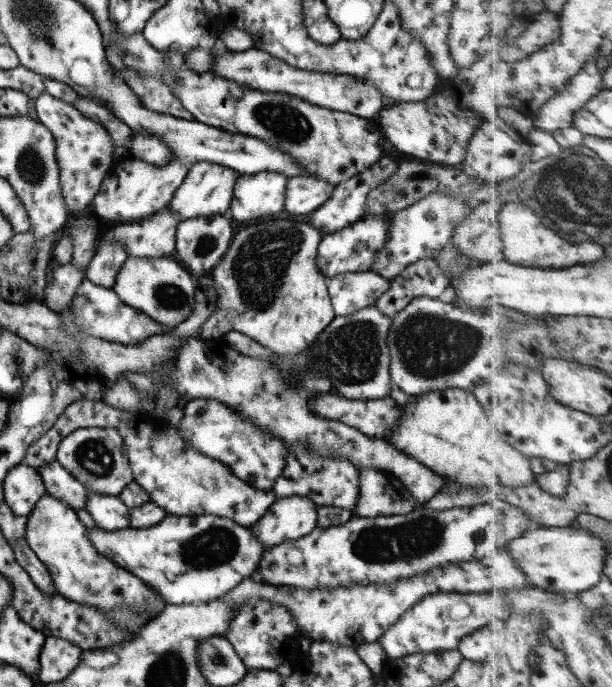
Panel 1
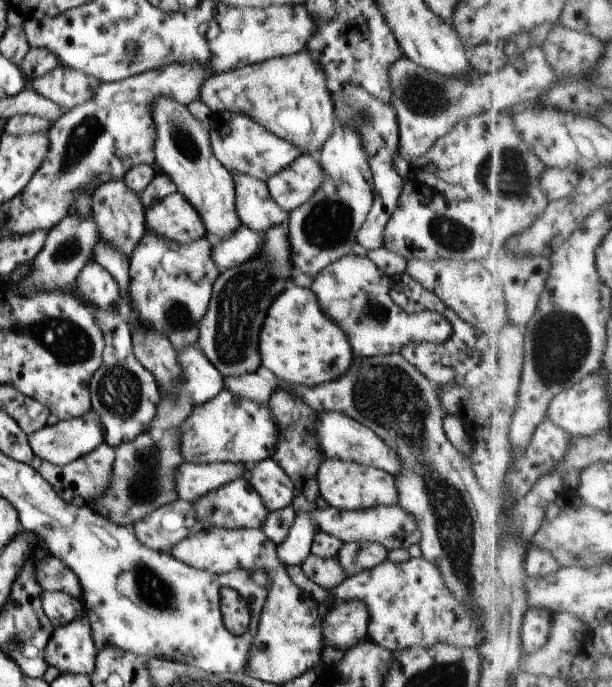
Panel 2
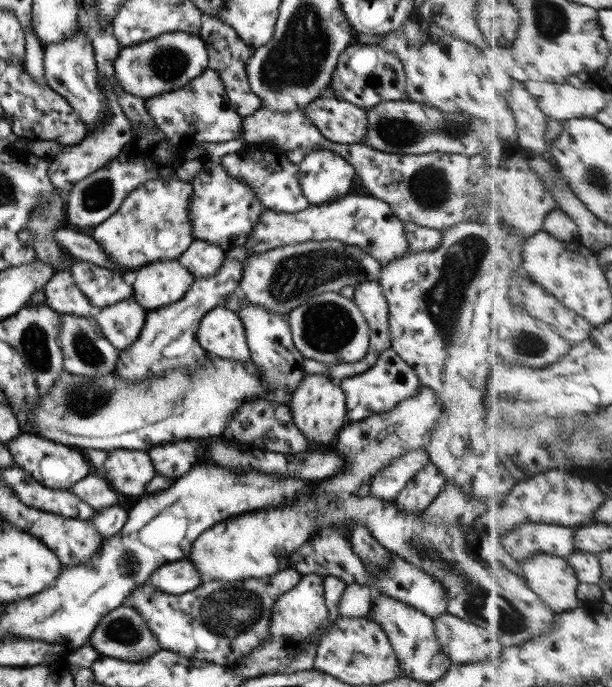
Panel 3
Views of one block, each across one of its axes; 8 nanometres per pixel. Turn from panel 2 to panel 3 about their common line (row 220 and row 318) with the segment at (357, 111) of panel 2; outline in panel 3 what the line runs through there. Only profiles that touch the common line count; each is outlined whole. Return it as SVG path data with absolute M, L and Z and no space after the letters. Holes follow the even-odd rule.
M377 281L364 282L364 284L358 284L354 290L354 298L352 299L360 309L360 312L364 315L366 319L366 324L370 329L369 334L369 350L366 357L359 362L354 362L347 365L325 365L311 359L303 359L303 372L309 374L321 374L322 376L327 375L332 377L334 380L339 380L343 378L348 378L351 376L356 376L366 372L370 367L374 367L380 354L382 352L391 349L391 340L389 333L389 324L388 324L388 303L383 294L383 289Z

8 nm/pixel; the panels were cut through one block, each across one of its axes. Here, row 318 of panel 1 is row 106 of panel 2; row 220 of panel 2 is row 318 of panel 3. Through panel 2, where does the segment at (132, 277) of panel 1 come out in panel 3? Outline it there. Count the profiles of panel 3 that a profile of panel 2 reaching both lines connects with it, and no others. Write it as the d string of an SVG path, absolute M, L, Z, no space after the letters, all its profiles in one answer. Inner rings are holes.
M224 306L209 310L197 328L197 339L208 354L226 361L250 363L250 350L241 318Z

